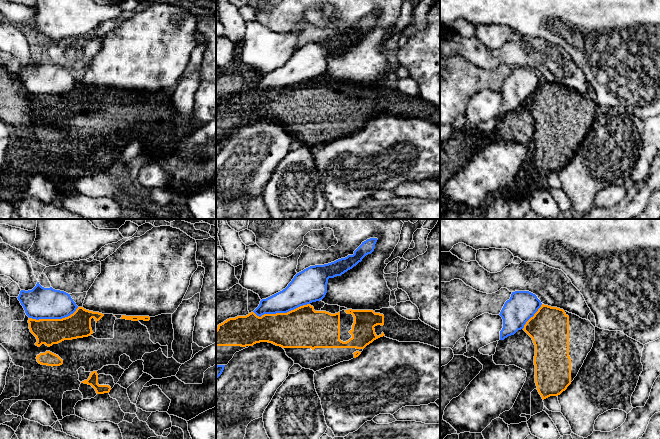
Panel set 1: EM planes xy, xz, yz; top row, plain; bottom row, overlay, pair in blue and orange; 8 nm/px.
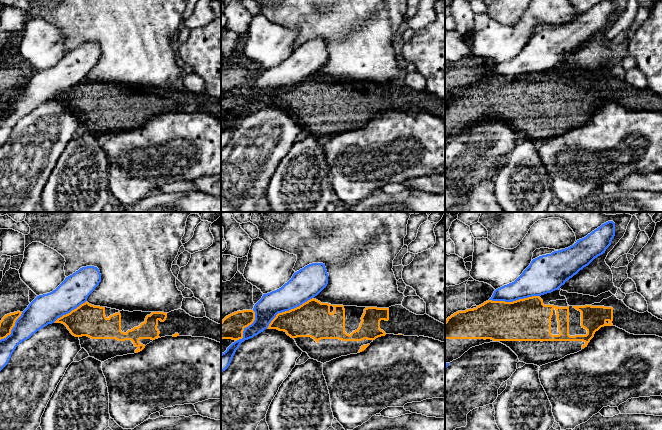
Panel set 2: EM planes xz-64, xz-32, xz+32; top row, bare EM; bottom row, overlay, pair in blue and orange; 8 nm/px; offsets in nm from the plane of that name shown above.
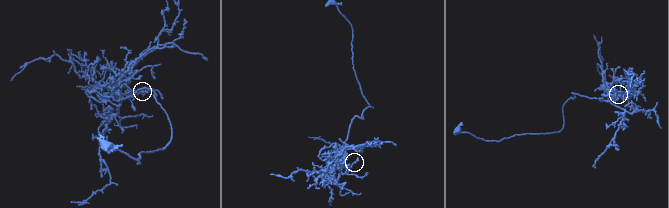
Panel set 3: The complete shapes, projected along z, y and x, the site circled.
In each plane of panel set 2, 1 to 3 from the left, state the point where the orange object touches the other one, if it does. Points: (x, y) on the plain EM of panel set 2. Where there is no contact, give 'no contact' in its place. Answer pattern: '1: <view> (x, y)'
1: xz-64 (69, 88)
2: xz-32 (288, 86)
3: xz+32 (513, 76)

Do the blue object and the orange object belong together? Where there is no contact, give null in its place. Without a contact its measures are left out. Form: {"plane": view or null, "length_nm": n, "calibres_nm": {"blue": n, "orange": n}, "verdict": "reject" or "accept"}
{"plane": "xz", "length_nm": 460, "calibres_nm": {"blue": 240, "orange": 320}, "verdict": "reject"}

